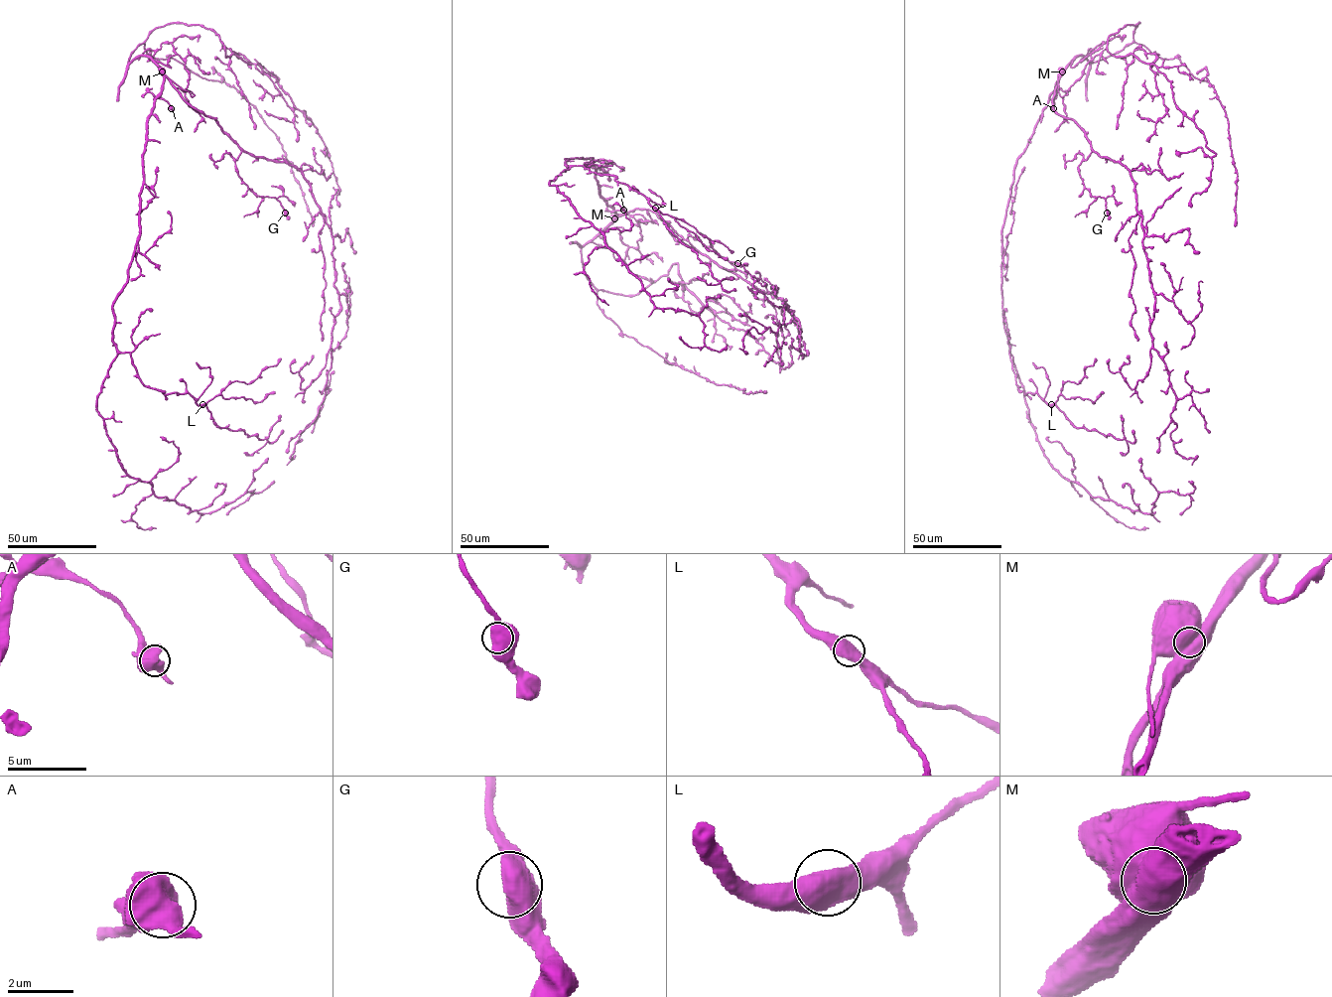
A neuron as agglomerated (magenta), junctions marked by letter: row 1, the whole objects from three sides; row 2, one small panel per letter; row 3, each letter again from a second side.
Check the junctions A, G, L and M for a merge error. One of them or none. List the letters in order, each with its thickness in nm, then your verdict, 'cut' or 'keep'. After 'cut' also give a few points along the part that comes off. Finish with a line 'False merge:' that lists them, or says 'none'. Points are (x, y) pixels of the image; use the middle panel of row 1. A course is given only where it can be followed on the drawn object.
A: calibre 700 nm; keep
G: calibre 750 nm; keep
L: calibre 700 nm; keep
M: calibre 800 nm; cut; course (614, 218), (618, 214), (640, 214), (647, 223), (629, 216)
False merge: M

